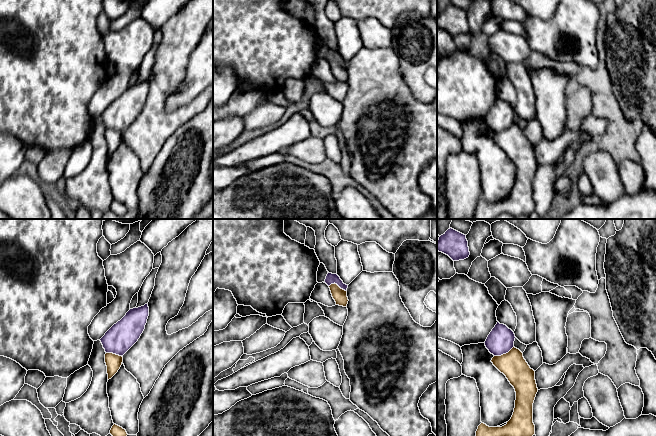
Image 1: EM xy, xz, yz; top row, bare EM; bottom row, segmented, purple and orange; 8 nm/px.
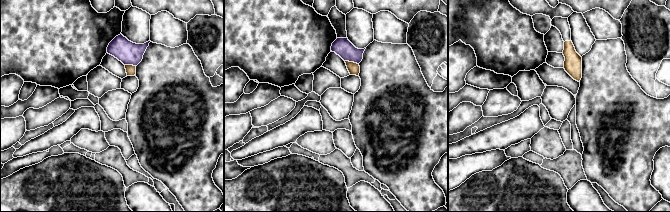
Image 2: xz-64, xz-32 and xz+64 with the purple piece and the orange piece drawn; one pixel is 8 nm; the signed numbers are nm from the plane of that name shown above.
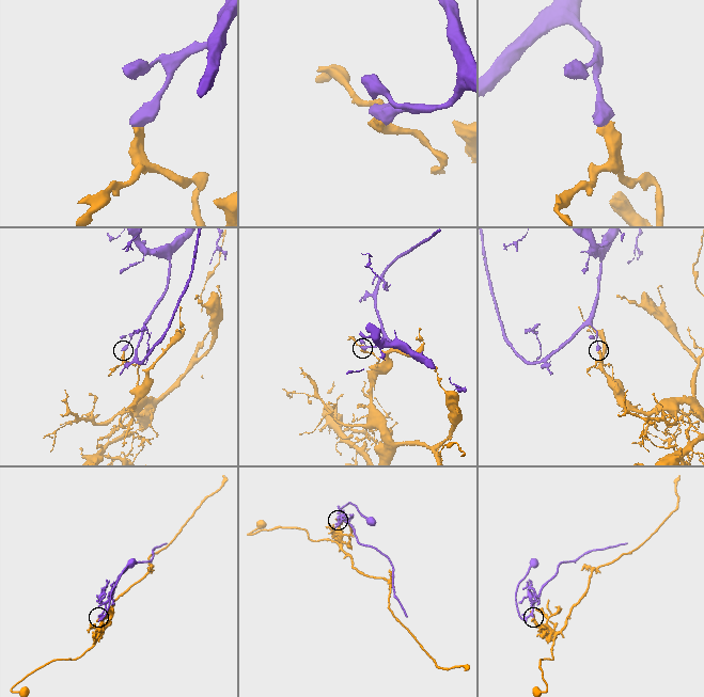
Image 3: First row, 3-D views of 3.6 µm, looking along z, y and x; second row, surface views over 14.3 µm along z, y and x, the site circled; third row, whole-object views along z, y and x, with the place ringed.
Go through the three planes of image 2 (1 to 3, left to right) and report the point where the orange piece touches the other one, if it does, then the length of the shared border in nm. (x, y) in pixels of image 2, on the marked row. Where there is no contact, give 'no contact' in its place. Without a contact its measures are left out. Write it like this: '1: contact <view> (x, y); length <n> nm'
1: contact xz-64 (130, 64); length 90 nm
2: contact xz-32 (352, 61); length 120 nm
3: no contact

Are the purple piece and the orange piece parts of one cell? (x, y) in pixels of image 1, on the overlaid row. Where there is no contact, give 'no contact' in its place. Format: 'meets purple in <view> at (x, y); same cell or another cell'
meets purple in yz at (503, 353); another cell

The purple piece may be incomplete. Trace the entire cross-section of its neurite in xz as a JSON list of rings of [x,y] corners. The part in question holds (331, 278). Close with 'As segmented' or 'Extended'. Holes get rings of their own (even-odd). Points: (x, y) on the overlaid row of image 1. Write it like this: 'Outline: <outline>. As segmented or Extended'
Outline: [[[329,273],[326,276],[325,282],[328,286],[331,284],[337,284],[341,289],[347,291],[348,285],[344,284],[340,277],[336,274]]]. As segmented

